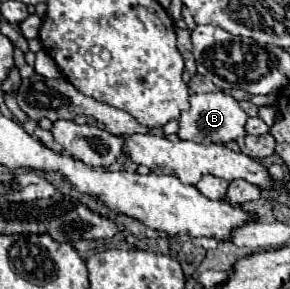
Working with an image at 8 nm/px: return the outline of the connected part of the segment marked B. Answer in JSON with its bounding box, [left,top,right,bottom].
[178,89,248,145]

